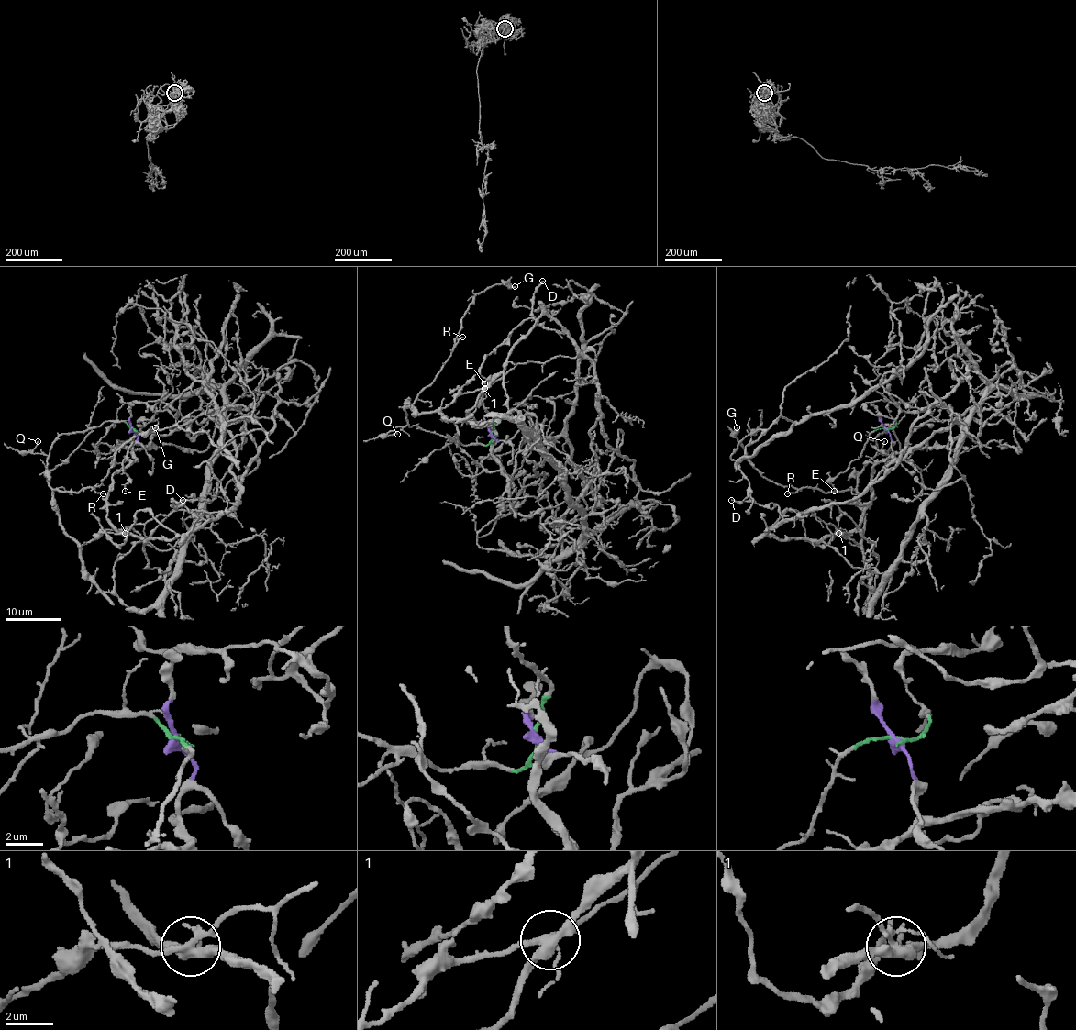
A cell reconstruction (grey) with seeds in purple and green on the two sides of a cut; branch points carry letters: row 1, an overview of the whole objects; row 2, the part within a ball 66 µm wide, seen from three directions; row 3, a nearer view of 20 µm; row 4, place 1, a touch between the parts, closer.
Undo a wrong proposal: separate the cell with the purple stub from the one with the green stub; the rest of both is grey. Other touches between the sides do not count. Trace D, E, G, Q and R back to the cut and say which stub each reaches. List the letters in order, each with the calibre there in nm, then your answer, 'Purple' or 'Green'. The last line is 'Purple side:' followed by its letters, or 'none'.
D: Thickness 200 nm. Purple
E: Thickness 70 nm. Green
G: Thickness 120 nm. Green
Q: Thickness 110 nm. Green
R: Thickness 130 nm. Green
Purple side: D

